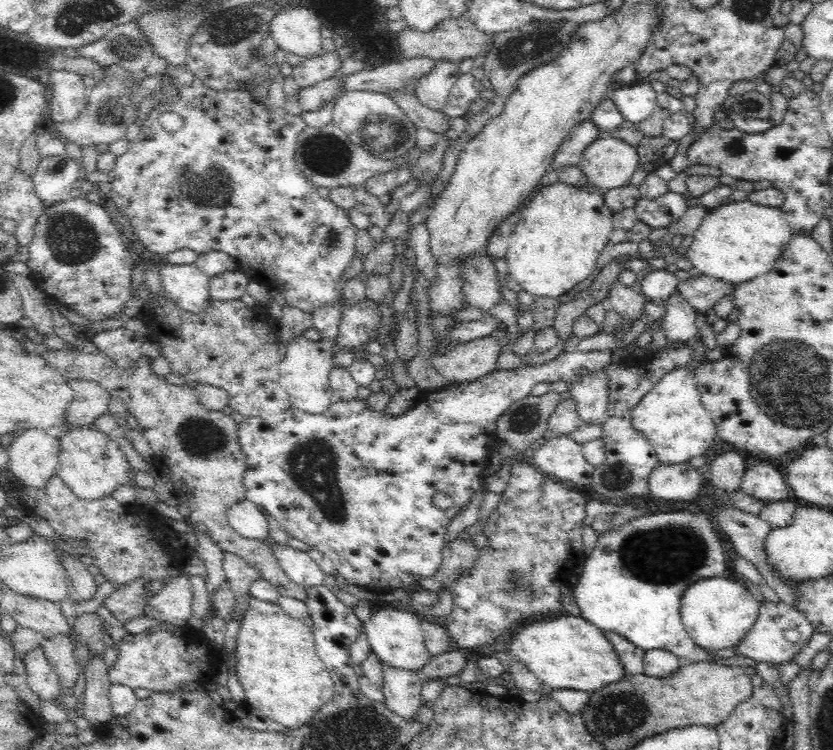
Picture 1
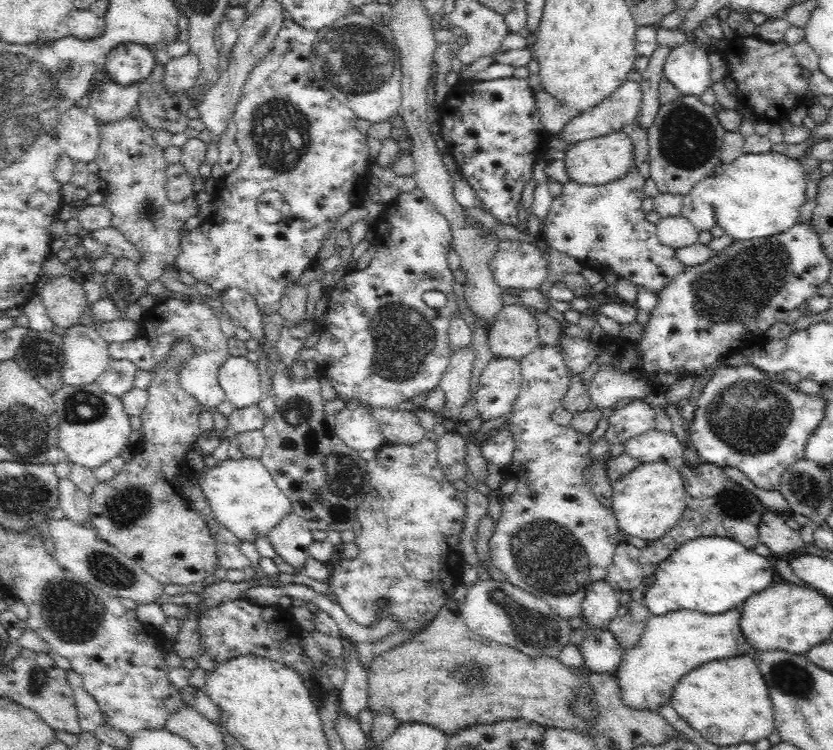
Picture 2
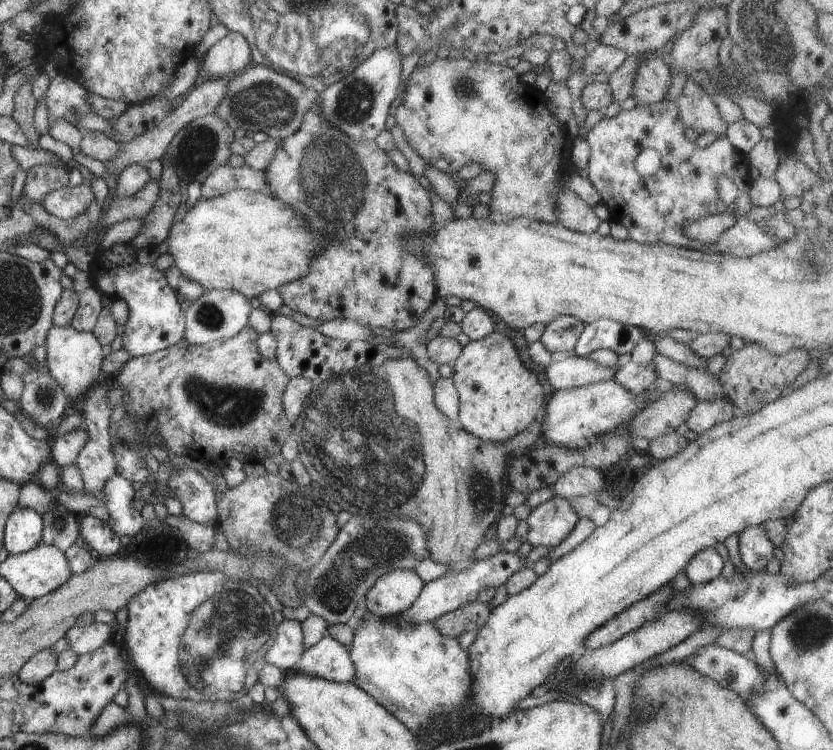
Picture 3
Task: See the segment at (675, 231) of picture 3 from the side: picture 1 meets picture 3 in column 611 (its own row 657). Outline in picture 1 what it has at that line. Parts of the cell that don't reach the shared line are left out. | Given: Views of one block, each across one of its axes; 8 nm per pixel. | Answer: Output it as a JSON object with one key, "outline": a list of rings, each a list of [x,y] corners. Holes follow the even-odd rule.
{"outline":[[[166,621],[159,622],[157,627],[152,627],[149,631],[124,635],[117,647],[117,660],[109,670],[110,682],[132,689],[145,688],[154,693],[176,692],[182,688],[180,684],[192,682],[203,687],[212,682],[223,664],[221,649],[214,648],[201,630],[193,630],[187,625],[177,627]]]}

